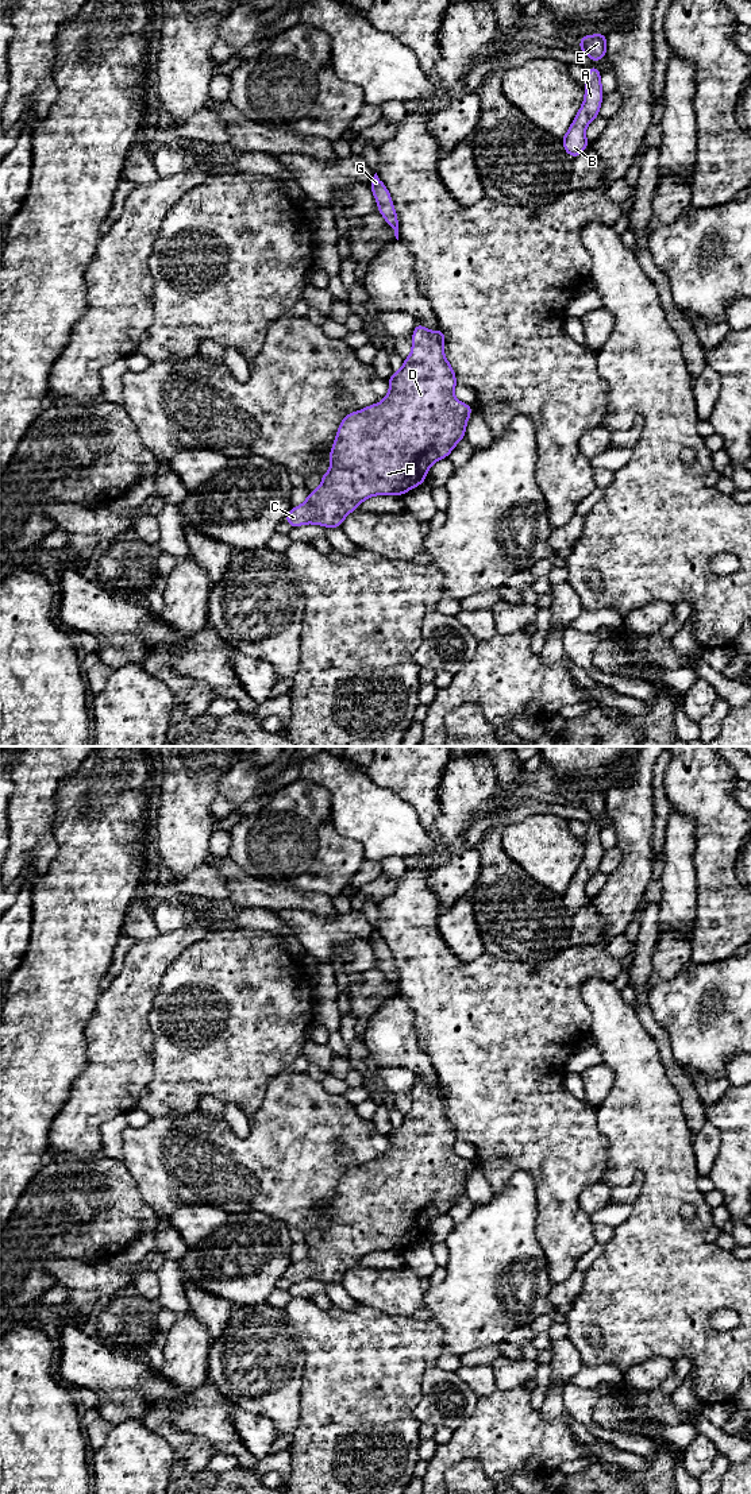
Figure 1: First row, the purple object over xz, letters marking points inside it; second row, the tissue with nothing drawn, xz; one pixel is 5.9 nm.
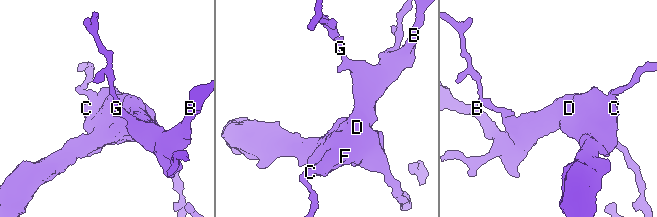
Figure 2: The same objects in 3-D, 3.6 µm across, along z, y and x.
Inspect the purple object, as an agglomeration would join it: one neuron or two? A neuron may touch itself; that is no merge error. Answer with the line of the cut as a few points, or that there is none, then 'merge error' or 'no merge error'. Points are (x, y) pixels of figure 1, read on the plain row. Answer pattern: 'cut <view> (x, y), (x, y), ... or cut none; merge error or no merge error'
cut none; no merge error

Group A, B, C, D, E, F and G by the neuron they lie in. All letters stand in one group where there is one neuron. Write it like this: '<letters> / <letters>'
A B C D E F G

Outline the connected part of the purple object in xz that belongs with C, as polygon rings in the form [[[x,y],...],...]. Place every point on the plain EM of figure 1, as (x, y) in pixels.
[[[416,1077],[411,1111],[404,1115],[403,1123],[389,1132],[390,1146],[388,1151],[381,1158],[366,1162],[359,1167],[351,1167],[342,1175],[330,1207],[331,1224],[321,1231],[320,1243],[309,1247],[304,1259],[290,1265],[285,1273],[286,1279],[292,1283],[304,1279],[340,1283],[344,1273],[353,1269],[365,1255],[373,1251],[404,1251],[424,1239],[430,1223],[447,1213],[457,1198],[465,1194],[466,1180],[473,1162],[462,1159],[454,1153],[458,1138],[455,1127],[444,1113],[444,1096],[446,1090],[439,1082],[435,1088],[430,1088]]]

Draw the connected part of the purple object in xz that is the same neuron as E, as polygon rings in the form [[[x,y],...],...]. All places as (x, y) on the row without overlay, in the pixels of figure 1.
[[[606,788],[581,792],[579,807],[593,817],[606,814]]]

